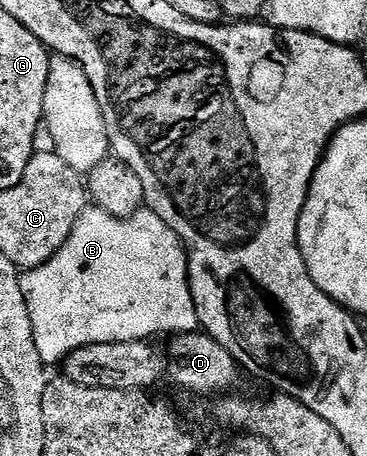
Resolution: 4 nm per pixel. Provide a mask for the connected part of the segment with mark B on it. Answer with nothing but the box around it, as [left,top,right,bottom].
[20,206,200,366]

